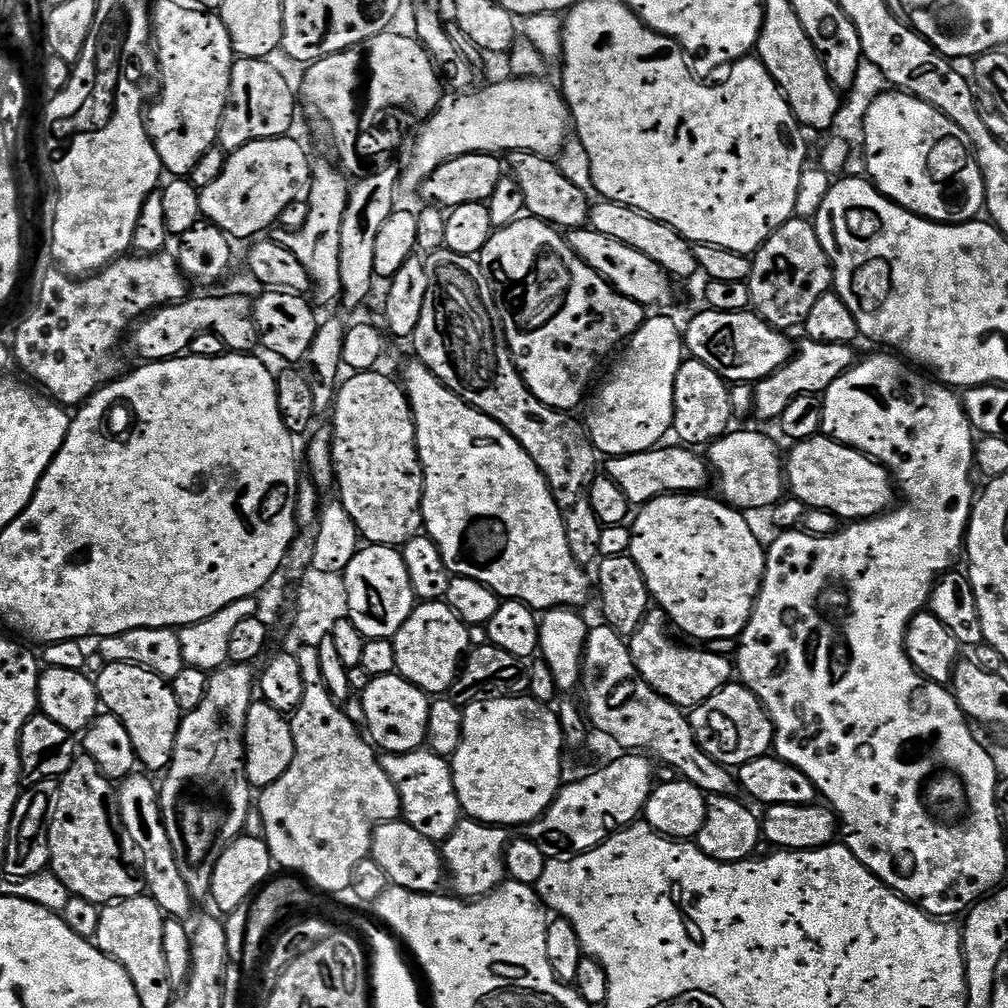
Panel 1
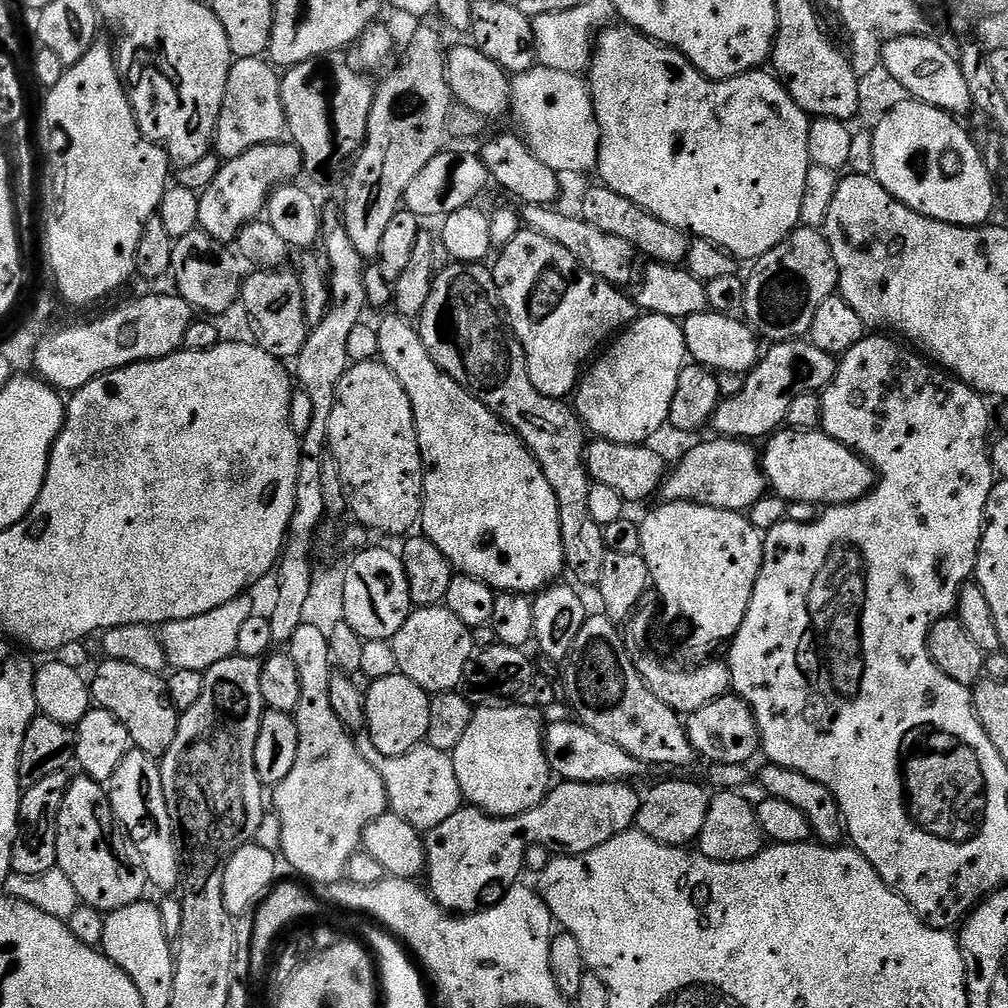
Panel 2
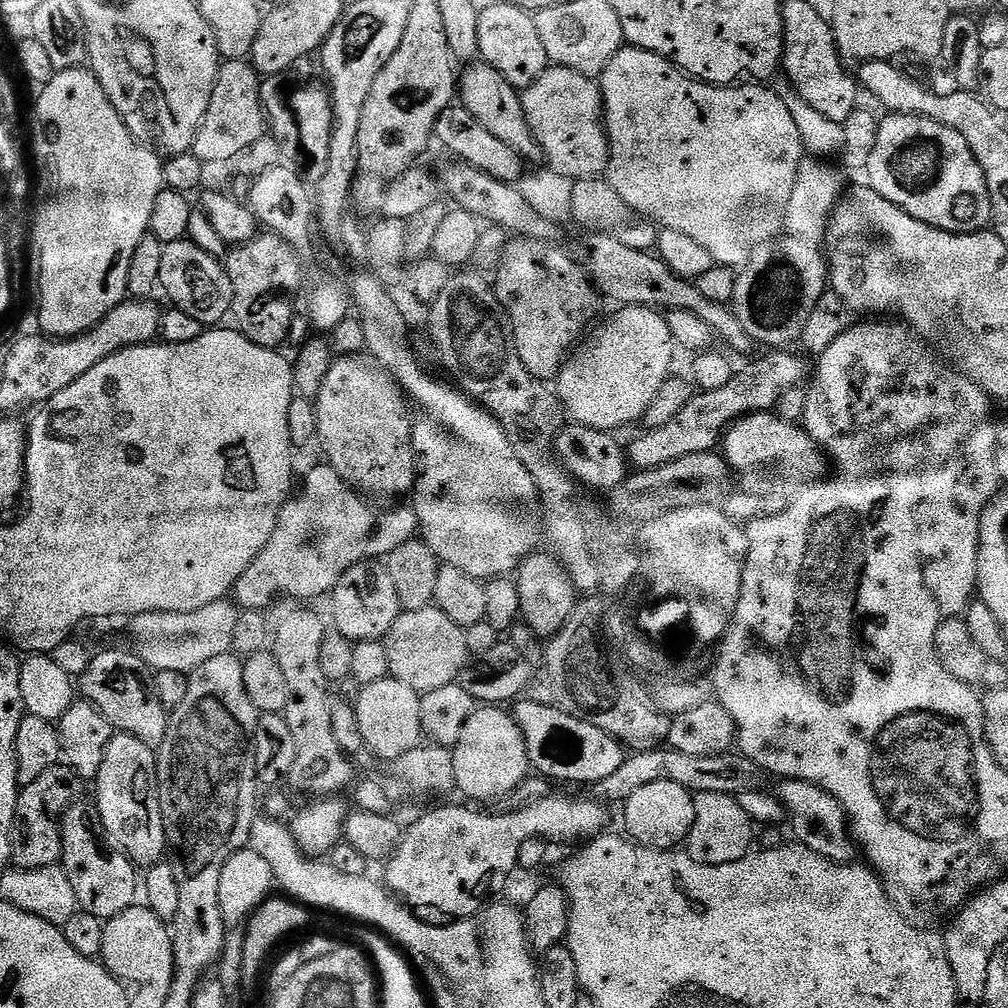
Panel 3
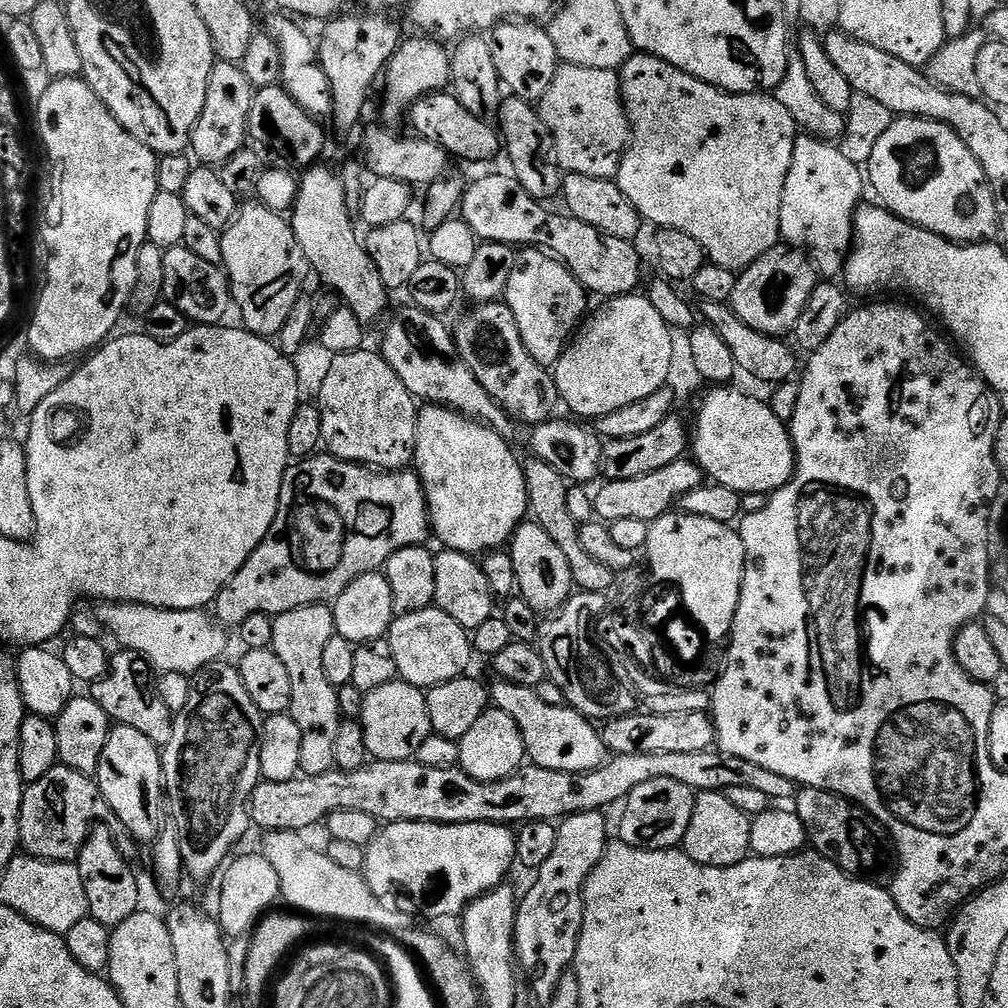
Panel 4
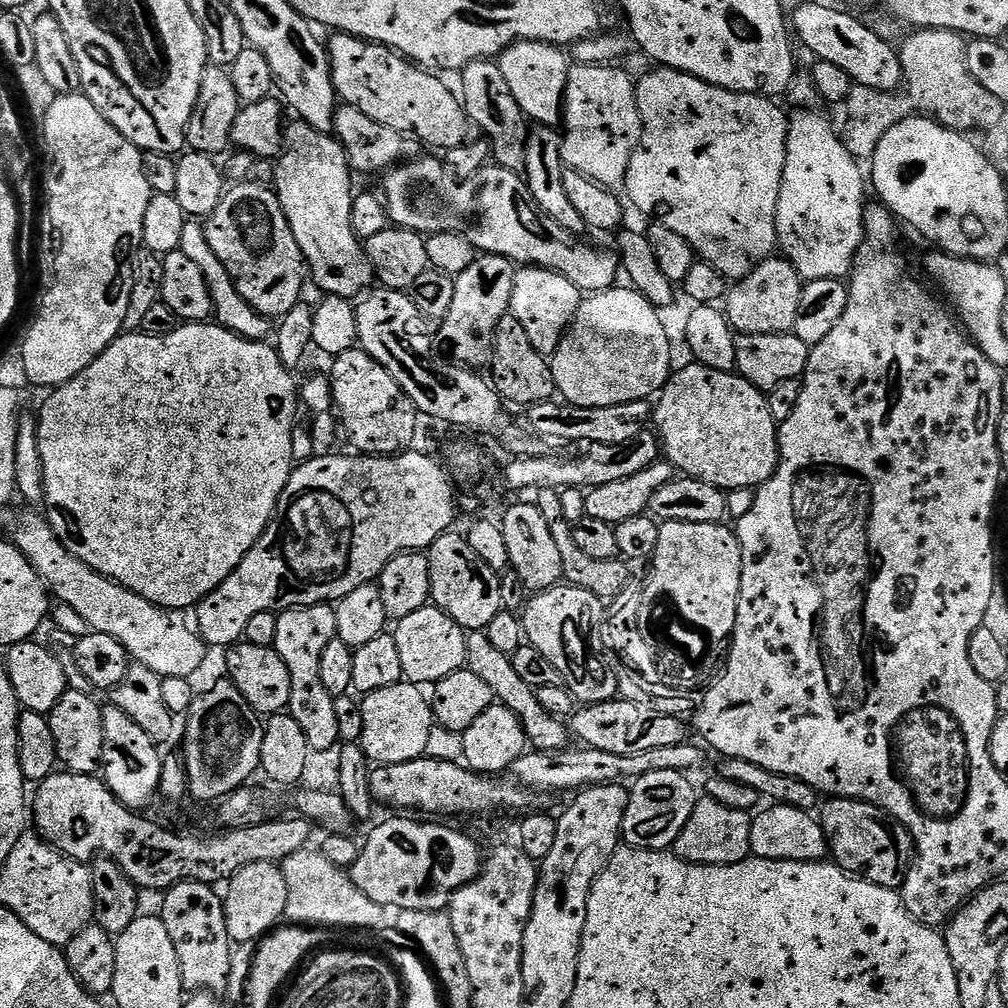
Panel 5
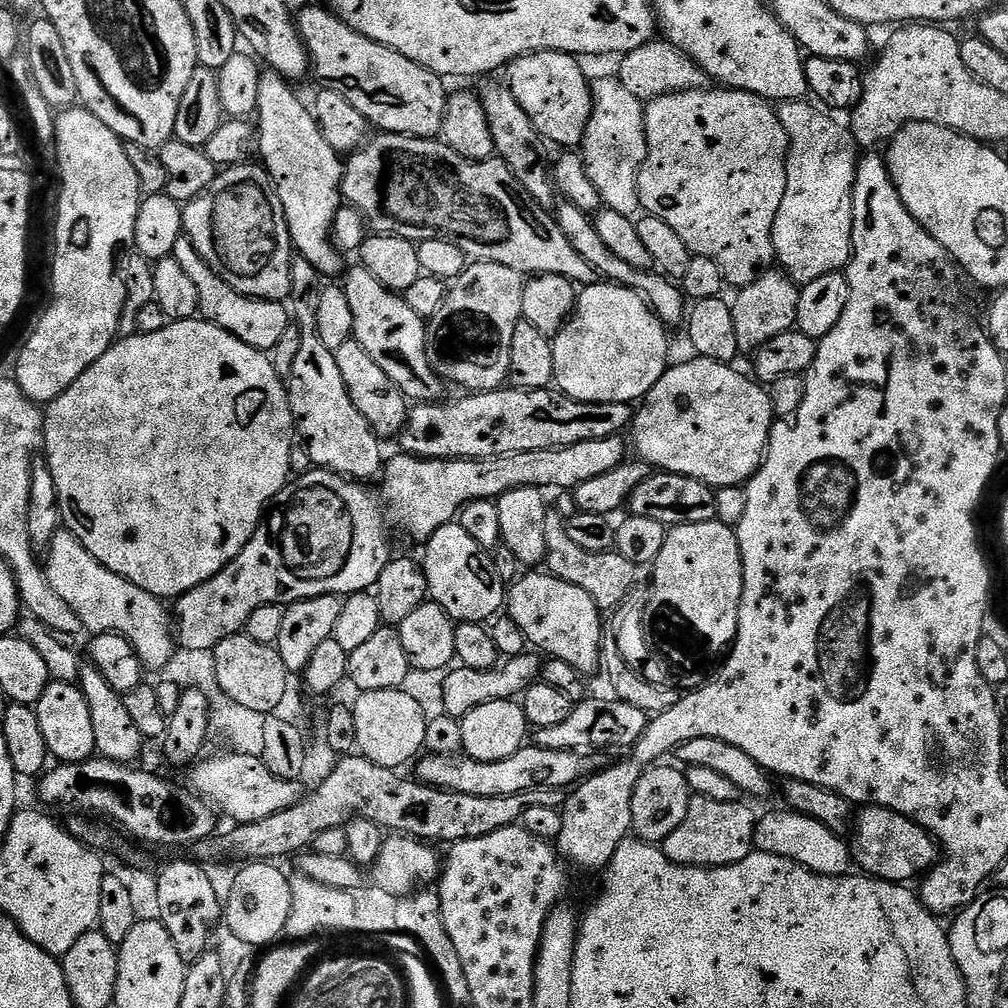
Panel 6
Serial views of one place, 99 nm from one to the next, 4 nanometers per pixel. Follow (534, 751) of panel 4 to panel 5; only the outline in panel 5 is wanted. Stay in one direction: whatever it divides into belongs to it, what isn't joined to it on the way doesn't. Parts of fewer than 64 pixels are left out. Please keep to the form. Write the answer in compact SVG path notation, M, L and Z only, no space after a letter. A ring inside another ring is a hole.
M485 631L483 632L471 632L467 635L467 658L465 665L467 671L470 671L479 676L479 678L490 688L493 697L505 708L509 709L520 719L520 724L524 728L524 732L527 734L531 745L537 751L559 751L563 749L567 744L566 740L570 738L570 734L567 725L557 717L549 715L545 708L538 702L535 691L526 686L526 682L522 681L522 678L518 677L515 673L511 657L502 654L500 650L495 649L491 645L488 635Z

